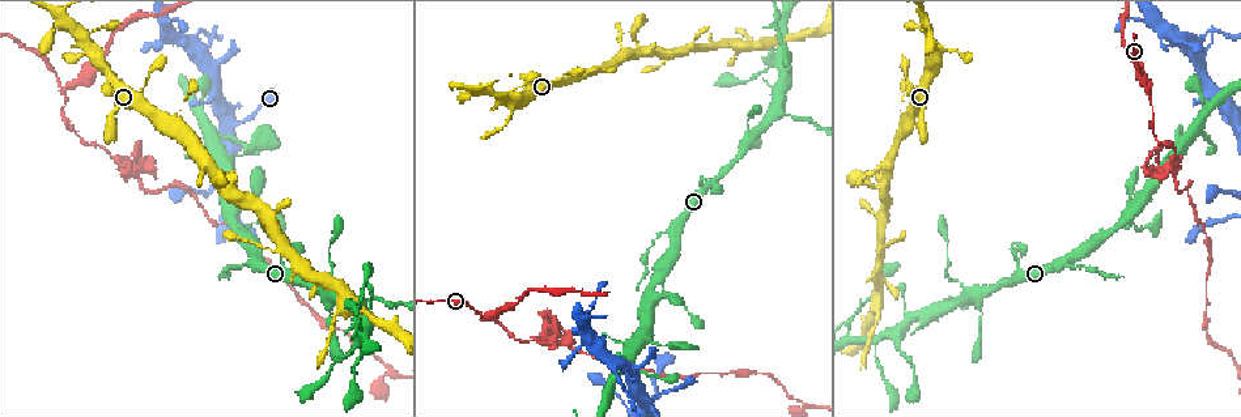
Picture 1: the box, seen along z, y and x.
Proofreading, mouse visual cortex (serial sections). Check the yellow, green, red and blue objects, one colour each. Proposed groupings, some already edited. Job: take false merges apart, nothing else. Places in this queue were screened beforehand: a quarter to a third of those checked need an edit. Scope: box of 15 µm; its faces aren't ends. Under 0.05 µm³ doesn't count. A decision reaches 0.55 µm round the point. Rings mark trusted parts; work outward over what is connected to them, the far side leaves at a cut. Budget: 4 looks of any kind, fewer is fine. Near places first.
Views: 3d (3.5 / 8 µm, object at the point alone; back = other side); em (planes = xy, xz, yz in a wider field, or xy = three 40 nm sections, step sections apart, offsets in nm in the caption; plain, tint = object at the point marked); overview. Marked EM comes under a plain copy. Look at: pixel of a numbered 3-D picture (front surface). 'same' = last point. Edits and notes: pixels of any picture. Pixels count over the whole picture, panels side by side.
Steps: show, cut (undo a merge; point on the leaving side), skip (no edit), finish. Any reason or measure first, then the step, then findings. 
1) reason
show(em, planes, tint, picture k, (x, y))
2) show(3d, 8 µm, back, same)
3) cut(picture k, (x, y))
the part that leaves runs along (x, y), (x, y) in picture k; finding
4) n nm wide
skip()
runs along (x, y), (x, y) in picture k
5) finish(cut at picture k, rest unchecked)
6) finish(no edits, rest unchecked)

three-way junction
show(3d, 3.5 µm, picture 1, (675, 234))

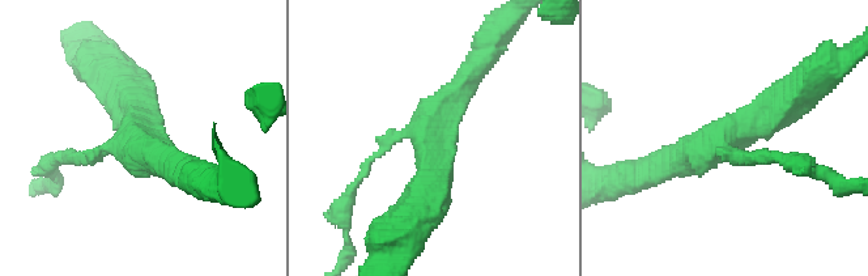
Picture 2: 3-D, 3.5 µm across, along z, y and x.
3 arms; arms of 150, 300, 450 nm
show(em, xy, step 5, tint, picture 2, (715, 144))

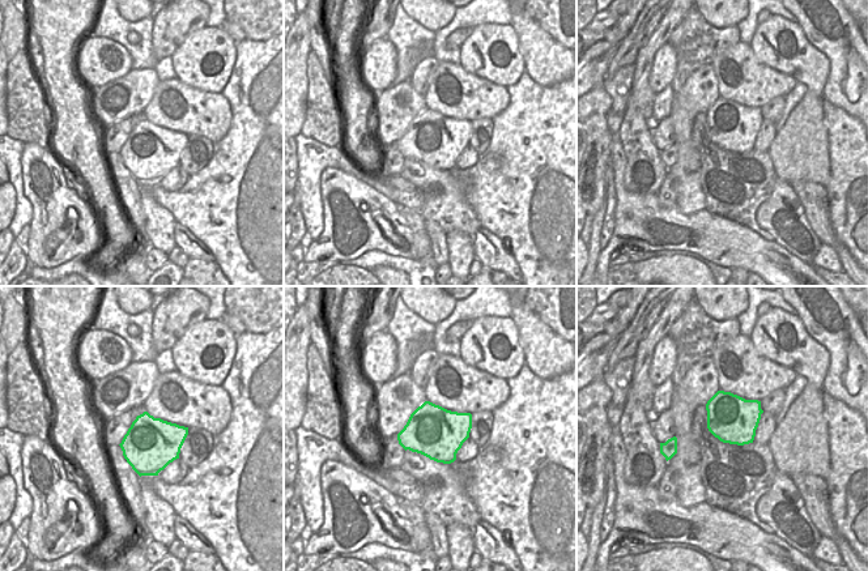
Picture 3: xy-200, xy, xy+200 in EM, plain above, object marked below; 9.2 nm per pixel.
skip()
runs along (654, 169), (710, 148), (787, 100) in picture 2; one cell here

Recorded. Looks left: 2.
thin neck
show(3d, 3.5 µm, picture 1, (668, 346))

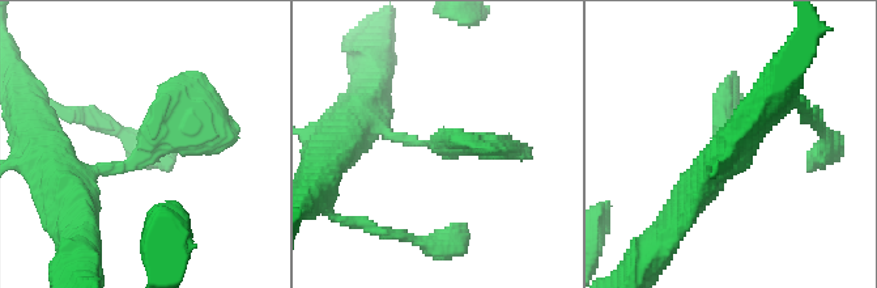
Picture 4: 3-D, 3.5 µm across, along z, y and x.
now the EM
show(em, xy, step 3, tint, picture 4, (428, 146))

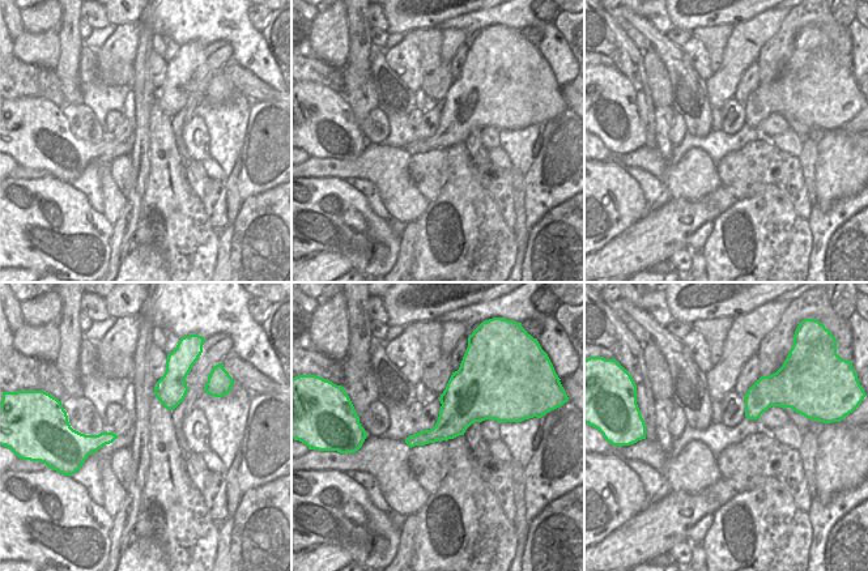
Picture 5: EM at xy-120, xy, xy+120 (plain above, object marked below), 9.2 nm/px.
skip()
runs along (75, 197), (199, 104) in picture 4; continuous, no second cell

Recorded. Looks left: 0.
finish(no edits, rest unchecked)

